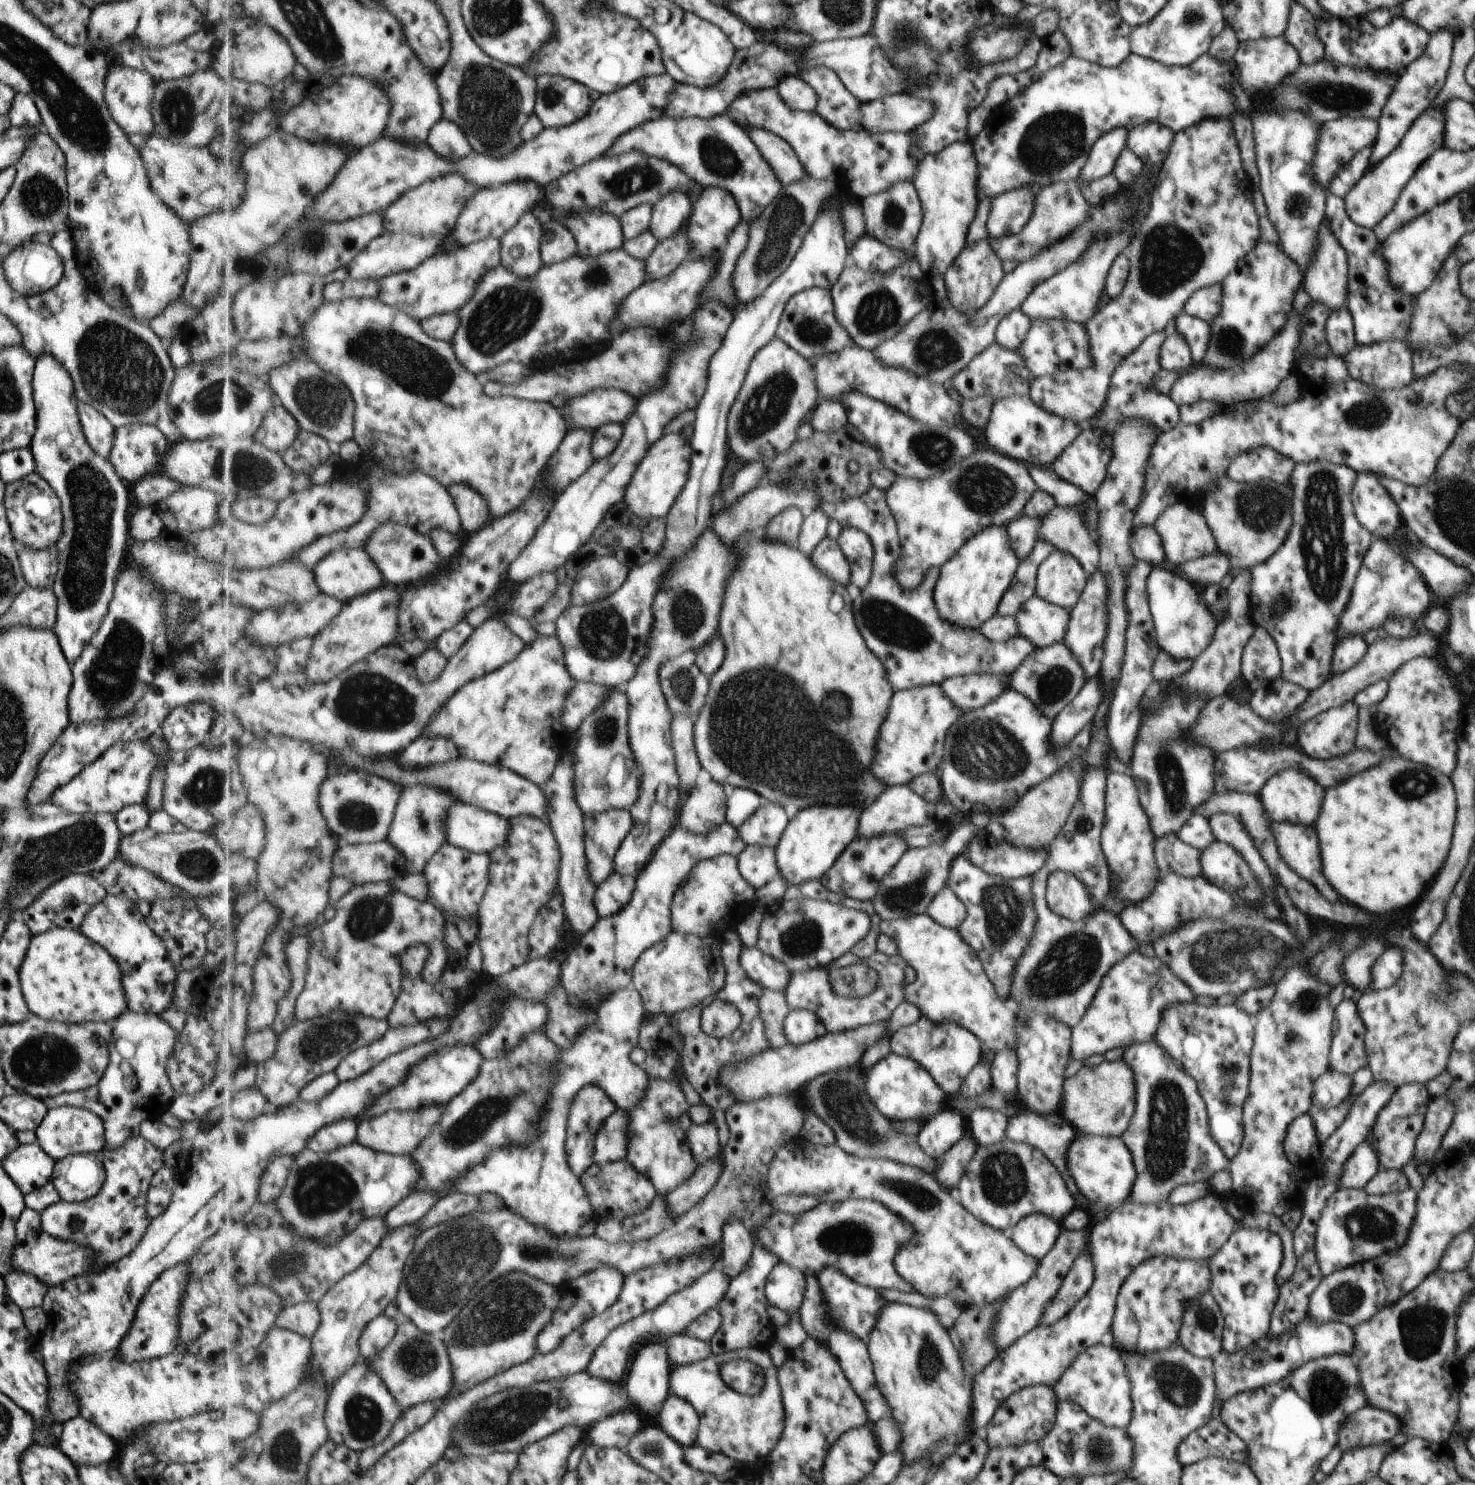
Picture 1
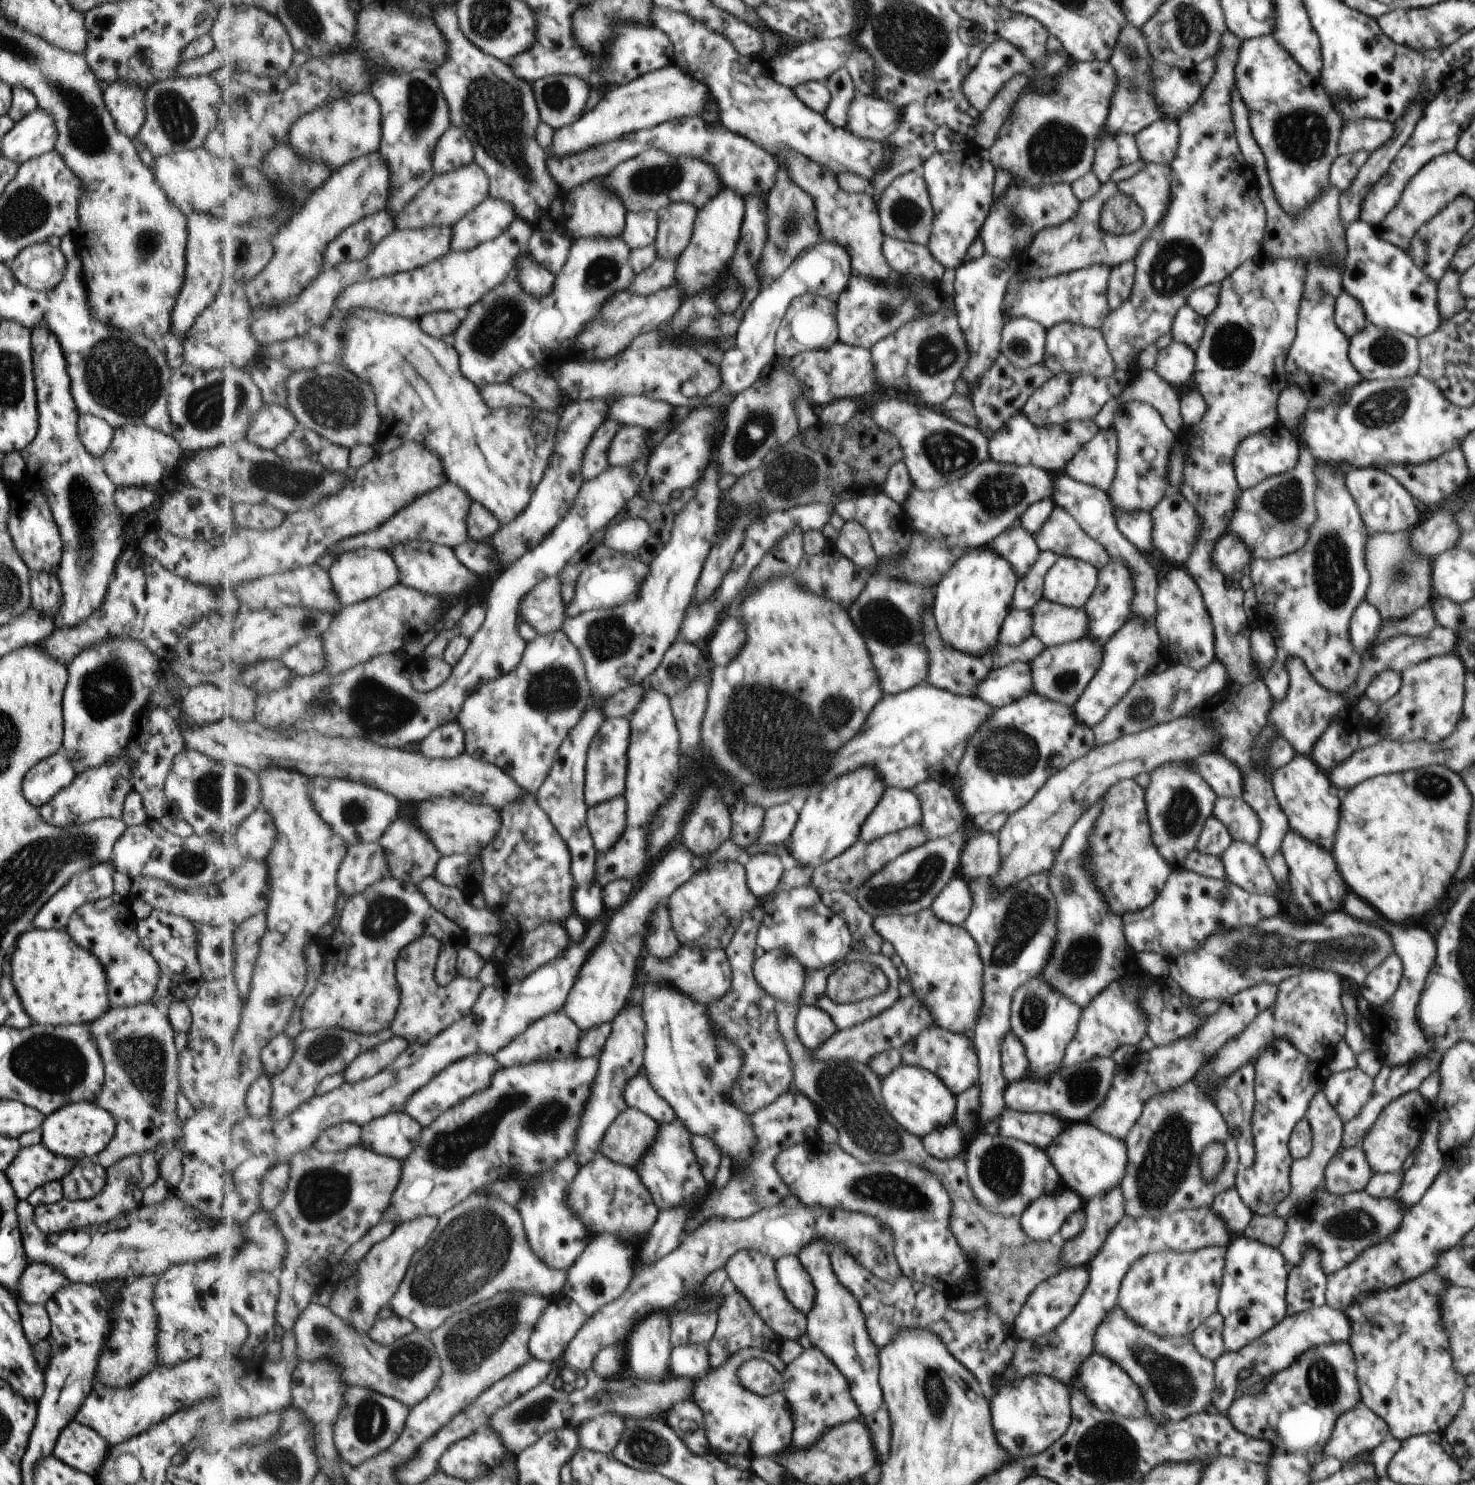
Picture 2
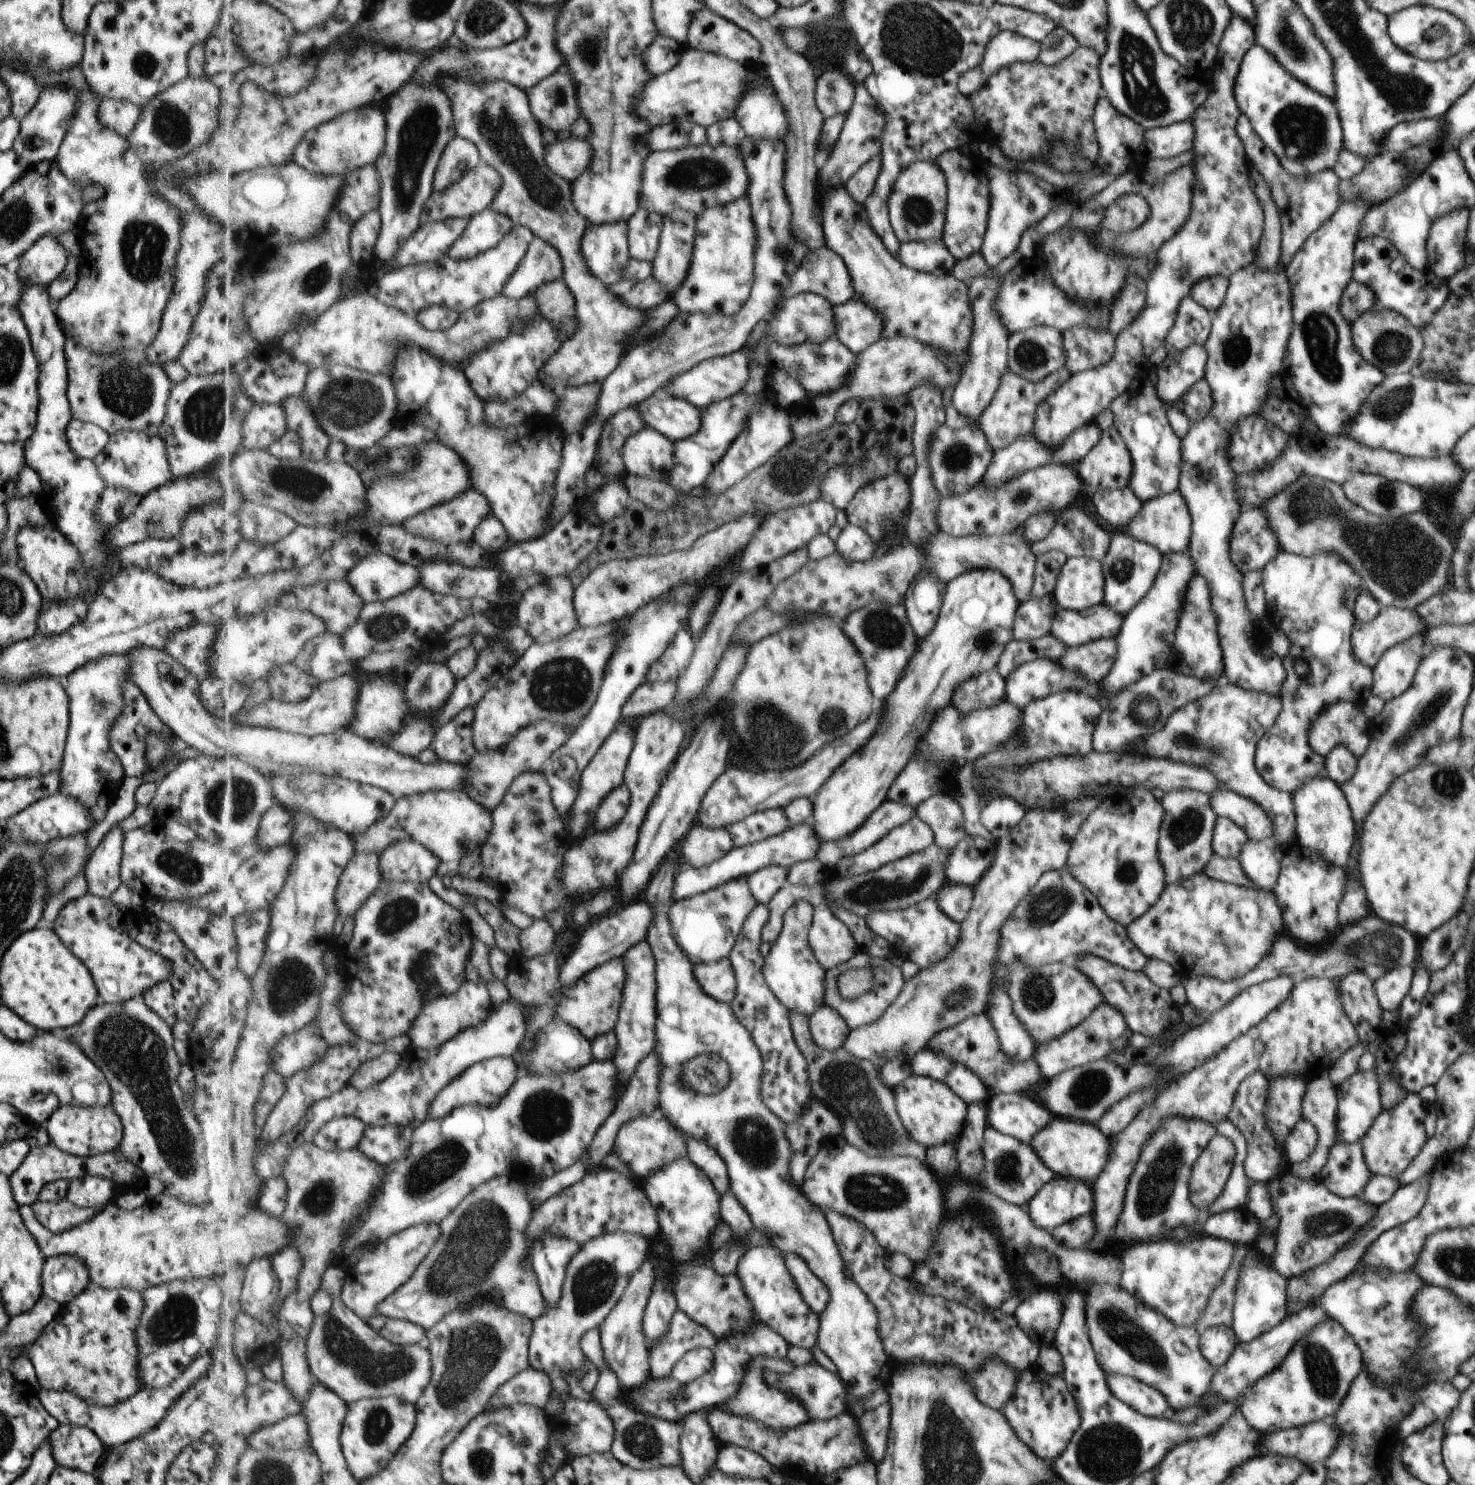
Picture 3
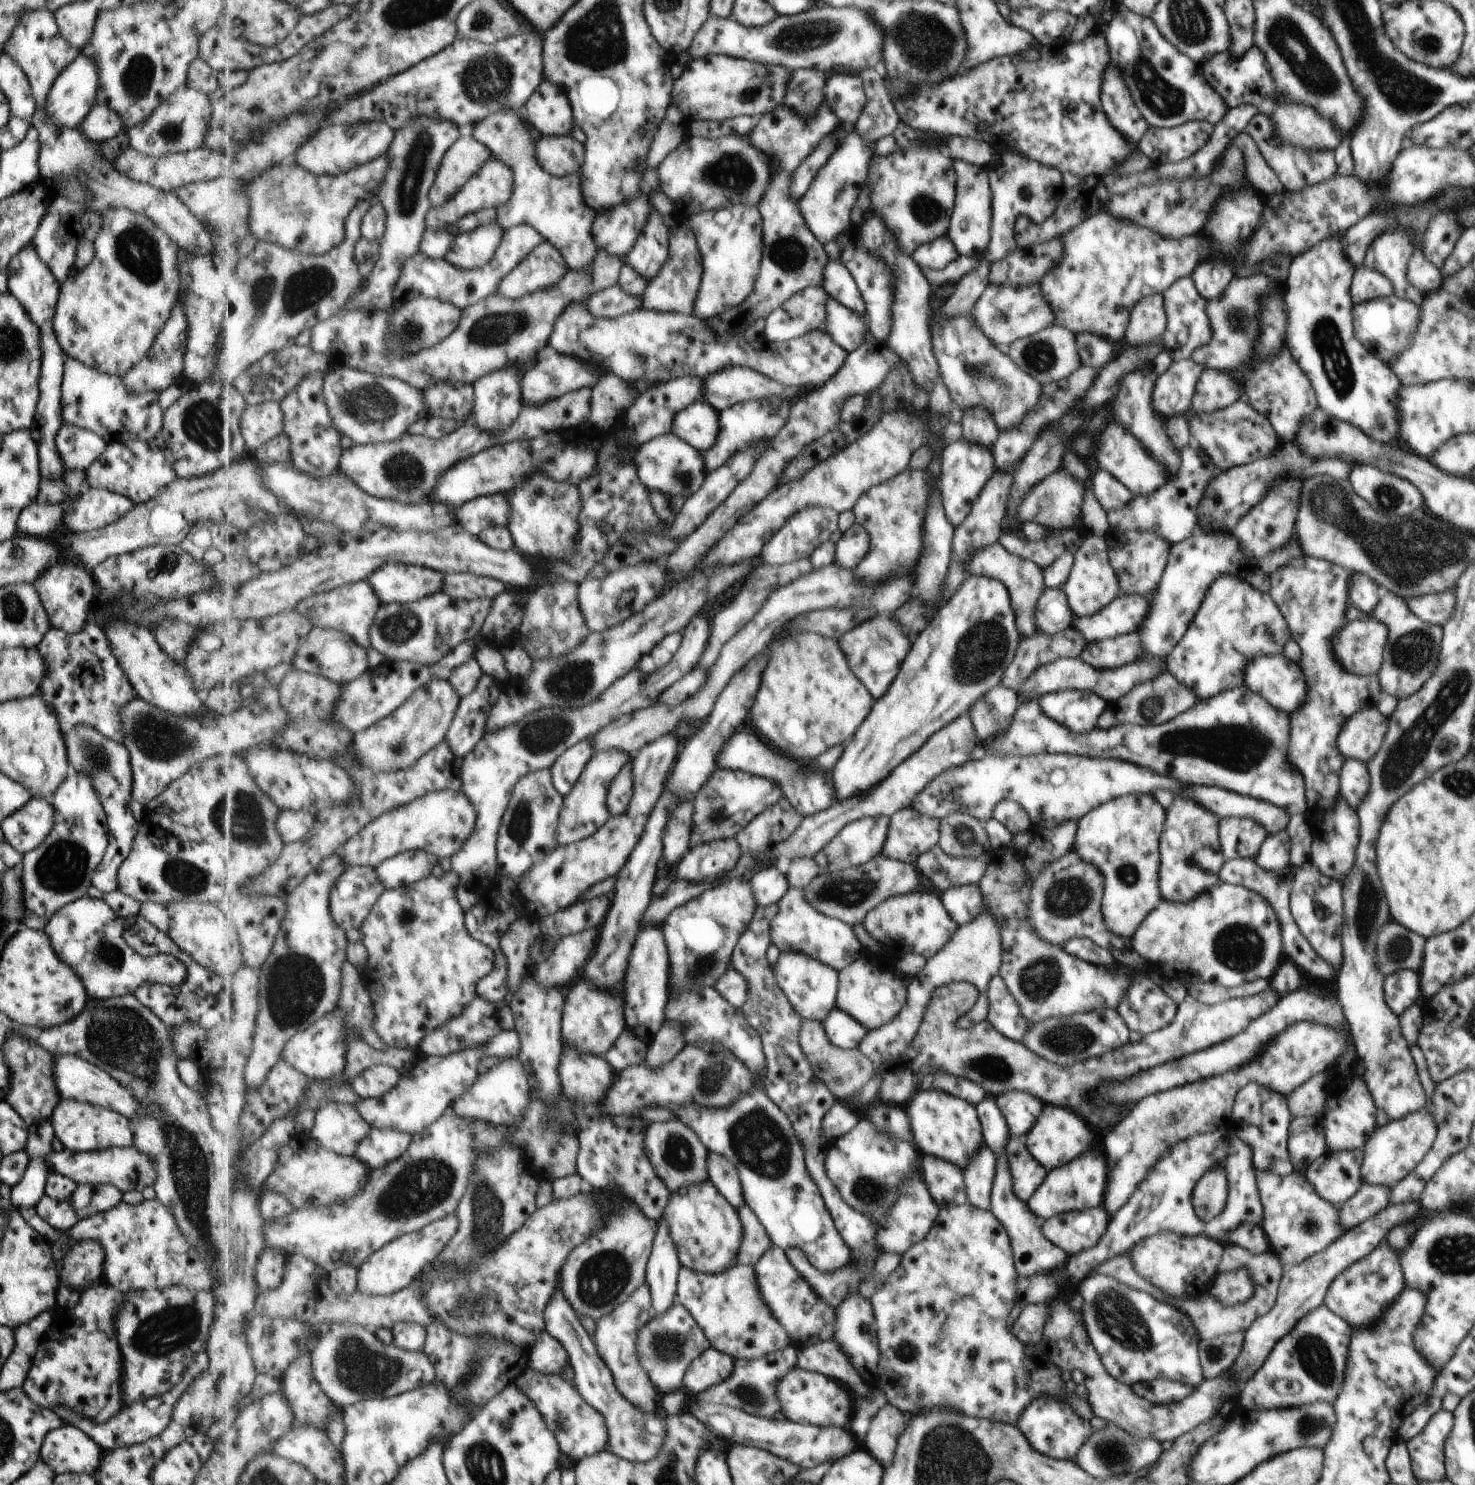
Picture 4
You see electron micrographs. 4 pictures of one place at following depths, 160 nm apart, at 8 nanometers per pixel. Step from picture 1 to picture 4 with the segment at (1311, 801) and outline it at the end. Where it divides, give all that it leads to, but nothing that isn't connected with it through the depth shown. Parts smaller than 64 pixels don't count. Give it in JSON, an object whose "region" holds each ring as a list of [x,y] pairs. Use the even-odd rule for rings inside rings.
{"region":[[[1339,798],[1334,809],[1326,813],[1317,825],[1319,825],[1319,834],[1312,838],[1308,858],[1318,867],[1321,874],[1341,882],[1353,869],[1355,857],[1357,857],[1359,829],[1361,828],[1358,813],[1344,799]]]}

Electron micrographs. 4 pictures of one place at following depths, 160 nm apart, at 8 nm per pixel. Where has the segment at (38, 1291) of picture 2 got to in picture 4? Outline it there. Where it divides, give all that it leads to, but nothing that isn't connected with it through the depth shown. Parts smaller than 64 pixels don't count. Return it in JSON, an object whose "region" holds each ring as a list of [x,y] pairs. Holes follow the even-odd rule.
{"region":[[[87,1239],[86,1241],[73,1242],[70,1251],[62,1258],[58,1272],[58,1282],[66,1284],[79,1292],[91,1287],[102,1276],[104,1252],[97,1241]]]}

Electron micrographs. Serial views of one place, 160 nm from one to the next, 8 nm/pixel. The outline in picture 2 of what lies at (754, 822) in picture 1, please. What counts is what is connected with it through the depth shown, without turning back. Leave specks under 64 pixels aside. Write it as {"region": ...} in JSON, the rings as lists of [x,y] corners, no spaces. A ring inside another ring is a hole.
{"region":[[[777,804],[767,808],[763,830],[756,844],[761,846],[779,846],[779,855],[785,854],[785,845],[794,834],[799,822],[799,814],[791,804]]]}

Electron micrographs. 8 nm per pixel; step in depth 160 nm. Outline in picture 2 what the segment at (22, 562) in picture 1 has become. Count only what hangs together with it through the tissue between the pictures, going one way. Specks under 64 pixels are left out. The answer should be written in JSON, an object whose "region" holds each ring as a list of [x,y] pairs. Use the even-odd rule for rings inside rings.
{"region":[[[29,571],[30,604],[41,614],[53,618],[59,610],[61,590],[56,574],[51,572]]]}

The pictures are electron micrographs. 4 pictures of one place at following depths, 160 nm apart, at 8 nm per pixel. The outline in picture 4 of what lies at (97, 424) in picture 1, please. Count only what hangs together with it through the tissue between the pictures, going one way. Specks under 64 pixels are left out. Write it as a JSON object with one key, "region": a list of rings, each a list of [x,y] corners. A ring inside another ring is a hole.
{"region":[[[61,425],[54,436],[54,445],[64,470],[83,471],[106,447],[100,436],[75,425]]]}

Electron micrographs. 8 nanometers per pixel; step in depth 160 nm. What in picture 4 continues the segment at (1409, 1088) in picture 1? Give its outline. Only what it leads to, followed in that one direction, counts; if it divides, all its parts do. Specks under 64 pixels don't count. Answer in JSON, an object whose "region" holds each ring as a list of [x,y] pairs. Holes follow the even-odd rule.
{"region":[[[1423,1108],[1375,1130],[1361,1152],[1362,1183],[1387,1188],[1397,1185],[1419,1161],[1425,1158],[1427,1150],[1430,1150],[1431,1144],[1434,1144],[1435,1125],[1431,1116]]]}

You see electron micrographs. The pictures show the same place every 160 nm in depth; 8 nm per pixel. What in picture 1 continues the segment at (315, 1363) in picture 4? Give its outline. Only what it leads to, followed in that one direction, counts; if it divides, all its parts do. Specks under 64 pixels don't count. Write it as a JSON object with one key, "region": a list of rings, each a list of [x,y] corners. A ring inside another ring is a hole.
{"region":[[[317,1302],[287,1305],[279,1312],[276,1326],[285,1327],[305,1338],[313,1339],[322,1326],[322,1314]],[[402,1313],[396,1321],[398,1334],[394,1341],[382,1353],[371,1358],[371,1364],[382,1375],[383,1381],[398,1400],[402,1411],[437,1399],[445,1399],[454,1390],[454,1366],[447,1346],[441,1340],[437,1340],[435,1334],[423,1333],[411,1318]]]}

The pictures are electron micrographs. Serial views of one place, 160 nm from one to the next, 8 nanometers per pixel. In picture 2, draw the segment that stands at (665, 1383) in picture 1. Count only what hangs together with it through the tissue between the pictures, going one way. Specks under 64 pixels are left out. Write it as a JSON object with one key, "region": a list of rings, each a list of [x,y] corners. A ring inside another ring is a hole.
{"region":[[[655,1312],[639,1322],[627,1339],[628,1360],[639,1380],[663,1382],[671,1373],[673,1351],[670,1312]]]}

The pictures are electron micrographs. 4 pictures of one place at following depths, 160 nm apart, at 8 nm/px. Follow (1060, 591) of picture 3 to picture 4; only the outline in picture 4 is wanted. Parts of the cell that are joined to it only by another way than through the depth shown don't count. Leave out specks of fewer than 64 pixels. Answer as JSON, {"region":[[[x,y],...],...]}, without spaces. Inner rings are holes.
{"region":[[[1088,533],[1085,535],[1074,553],[1074,562],[1062,589],[1075,618],[1092,616],[1123,594],[1119,588],[1117,572],[1110,565],[1109,551],[1103,537]]]}

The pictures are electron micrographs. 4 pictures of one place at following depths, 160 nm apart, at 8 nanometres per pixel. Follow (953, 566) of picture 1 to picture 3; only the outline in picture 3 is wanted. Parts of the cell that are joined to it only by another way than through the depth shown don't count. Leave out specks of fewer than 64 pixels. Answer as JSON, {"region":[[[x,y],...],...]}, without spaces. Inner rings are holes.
{"region":[[[973,568],[946,582],[935,624],[923,640],[915,642],[905,678],[903,682],[899,682],[899,690],[894,689],[891,698],[887,698],[885,716],[883,716],[878,732],[874,734],[875,738],[871,738],[867,746],[863,746],[849,761],[838,768],[813,798],[813,830],[817,832],[821,844],[829,844],[835,848],[836,843],[841,842],[843,838],[849,838],[887,801],[890,786],[909,764],[910,758],[914,755],[915,746],[918,746],[919,738],[923,738],[923,734],[934,721],[935,714],[941,709],[946,709],[945,706],[953,702],[953,696],[958,692],[958,686],[963,681],[977,676],[979,672],[995,669],[1003,649],[1013,640],[1011,628],[1019,606],[1009,580],[991,568]]]}

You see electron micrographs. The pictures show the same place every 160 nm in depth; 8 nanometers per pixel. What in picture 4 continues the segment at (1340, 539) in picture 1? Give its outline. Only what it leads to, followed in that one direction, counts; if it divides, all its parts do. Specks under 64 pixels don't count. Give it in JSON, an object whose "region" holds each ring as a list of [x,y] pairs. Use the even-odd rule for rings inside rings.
{"region":[[[1303,556],[1293,559],[1284,567],[1275,569],[1268,577],[1270,578],[1268,593],[1274,599],[1278,609],[1282,611],[1283,618],[1286,619],[1290,629],[1290,638],[1298,644],[1301,650],[1301,659],[1298,665],[1302,669],[1307,685],[1306,701],[1303,701],[1303,704],[1289,715],[1290,745],[1286,758],[1302,774],[1306,783],[1306,813],[1308,817],[1319,818],[1318,822],[1321,822],[1321,818],[1334,809],[1341,794],[1337,774],[1341,772],[1345,758],[1338,751],[1336,745],[1338,734],[1341,733],[1343,723],[1349,717],[1353,717],[1361,709],[1373,709],[1377,706],[1382,697],[1381,684],[1376,676],[1355,675],[1347,672],[1334,658],[1332,636],[1343,626],[1343,614],[1346,614],[1345,602],[1347,602],[1351,572],[1335,563]]]}

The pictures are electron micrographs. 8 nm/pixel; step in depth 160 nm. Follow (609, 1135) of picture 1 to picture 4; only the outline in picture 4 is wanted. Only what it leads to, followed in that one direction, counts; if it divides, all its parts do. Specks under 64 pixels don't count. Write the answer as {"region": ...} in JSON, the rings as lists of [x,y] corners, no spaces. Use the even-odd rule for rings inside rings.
{"region":[[[681,1120],[649,1124],[644,1134],[646,1153],[656,1168],[657,1174],[673,1193],[683,1186],[711,1182],[708,1171],[710,1150],[703,1144],[699,1135]]]}

